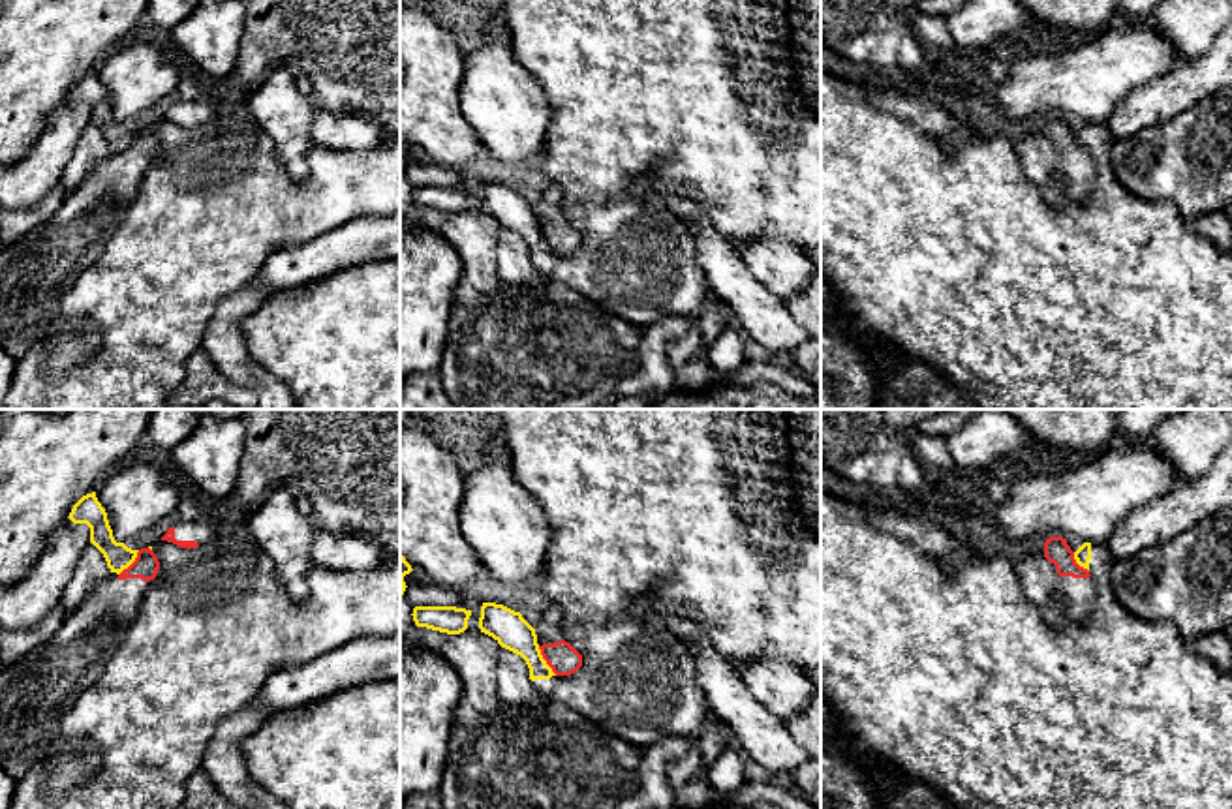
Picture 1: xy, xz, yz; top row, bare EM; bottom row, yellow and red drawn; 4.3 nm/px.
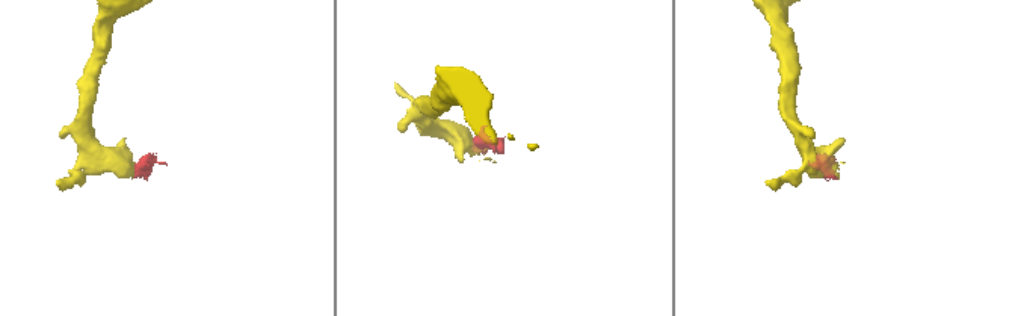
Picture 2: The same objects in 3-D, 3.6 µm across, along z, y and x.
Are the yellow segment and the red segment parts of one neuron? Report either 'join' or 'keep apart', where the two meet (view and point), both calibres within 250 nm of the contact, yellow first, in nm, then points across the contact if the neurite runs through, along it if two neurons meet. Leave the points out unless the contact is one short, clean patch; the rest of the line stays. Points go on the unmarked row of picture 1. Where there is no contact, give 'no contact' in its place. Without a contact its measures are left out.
keep apart | xz (545, 241) | 150/140 nm | along xz (538, 226), (545, 243), (556, 254)

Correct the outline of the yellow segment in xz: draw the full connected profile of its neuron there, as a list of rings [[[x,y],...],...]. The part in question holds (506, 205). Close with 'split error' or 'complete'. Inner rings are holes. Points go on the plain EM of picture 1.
[[[503,0],[509,23],[509,39],[515,60],[543,88],[550,116],[545,135],[547,160],[541,173],[552,186],[562,190],[569,223],[582,235],[582,246],[571,255],[556,255],[541,235],[535,208],[503,184],[483,182],[479,208],[492,216],[501,227],[520,235],[535,268],[547,278],[565,283],[603,310],[637,325],[650,327],[665,315],[685,317],[697,325],[699,310],[712,291],[704,272],[695,259],[695,244],[685,223],[669,208],[670,199],[685,199],[701,206],[716,229],[736,248],[746,240],[770,235],[783,238],[804,252],[821,252],[821,118],[809,109],[800,92],[798,71],[791,62],[789,0]],[[652,176],[652,190],[646,195],[633,195],[633,182]]] | split error

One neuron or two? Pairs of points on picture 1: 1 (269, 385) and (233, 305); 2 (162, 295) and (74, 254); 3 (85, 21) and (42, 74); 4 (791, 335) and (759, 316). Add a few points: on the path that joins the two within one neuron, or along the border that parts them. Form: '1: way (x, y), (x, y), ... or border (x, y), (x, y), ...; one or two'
1: way (248, 370), (230, 351), (230, 325); one
2: border (117, 226), (104, 252), (64, 295); two
3: way (72, 34), (46, 61); one
4: way (784, 335), (767, 320); one

